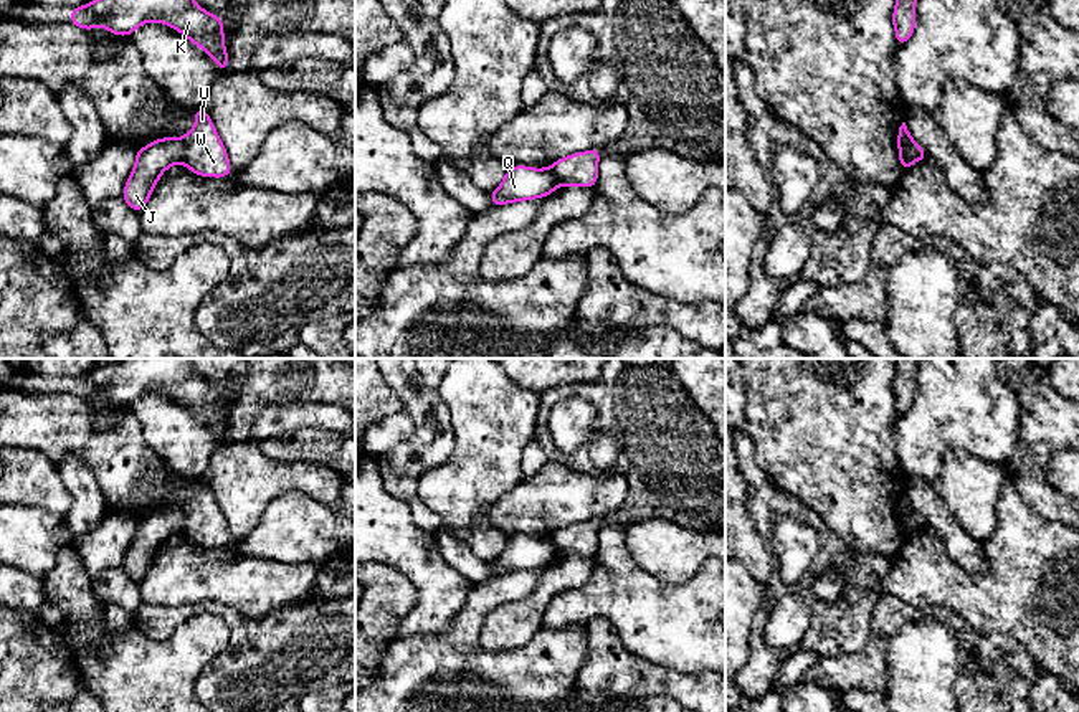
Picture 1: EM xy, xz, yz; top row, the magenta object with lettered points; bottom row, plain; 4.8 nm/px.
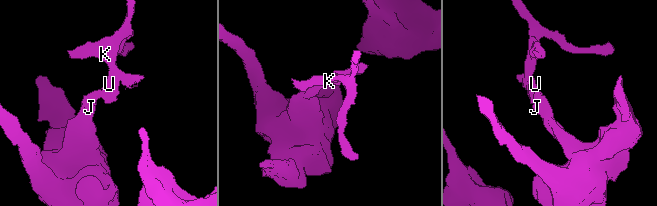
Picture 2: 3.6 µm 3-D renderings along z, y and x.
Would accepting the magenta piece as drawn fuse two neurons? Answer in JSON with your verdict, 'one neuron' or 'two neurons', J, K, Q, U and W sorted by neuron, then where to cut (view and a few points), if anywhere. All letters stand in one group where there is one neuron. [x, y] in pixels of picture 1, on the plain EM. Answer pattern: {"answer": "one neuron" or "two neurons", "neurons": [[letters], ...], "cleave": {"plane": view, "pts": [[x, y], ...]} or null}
{"answer": "two neurons", "neurons": [["J", "Q"], ["K", "U", "W"]], "cleave": {"plane": "xy", "pts": [[180, 509], [184, 516], [182, 532]]}}

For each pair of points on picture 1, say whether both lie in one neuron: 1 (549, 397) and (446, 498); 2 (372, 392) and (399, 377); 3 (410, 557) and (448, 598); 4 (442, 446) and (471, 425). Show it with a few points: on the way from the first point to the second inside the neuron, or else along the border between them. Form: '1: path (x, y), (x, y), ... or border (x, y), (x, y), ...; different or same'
1: border (537, 395), (541, 407); different
2: border (380, 375), (394, 389), (404, 408); different
3: path (420, 567), (440, 588); same
4: border (443, 400), (451, 427), (453, 451), (430, 469); different

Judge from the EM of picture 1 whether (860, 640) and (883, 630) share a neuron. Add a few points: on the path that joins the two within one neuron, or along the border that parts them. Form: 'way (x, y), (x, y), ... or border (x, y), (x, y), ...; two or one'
border (879, 597), (873, 612), (868, 643), (850, 655); two

